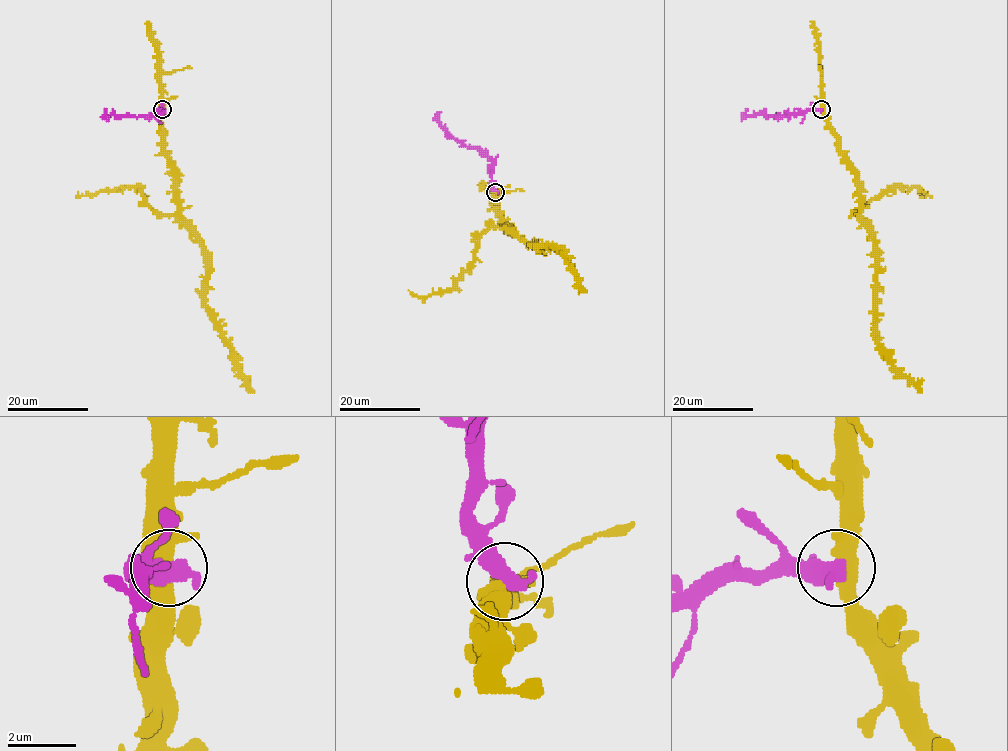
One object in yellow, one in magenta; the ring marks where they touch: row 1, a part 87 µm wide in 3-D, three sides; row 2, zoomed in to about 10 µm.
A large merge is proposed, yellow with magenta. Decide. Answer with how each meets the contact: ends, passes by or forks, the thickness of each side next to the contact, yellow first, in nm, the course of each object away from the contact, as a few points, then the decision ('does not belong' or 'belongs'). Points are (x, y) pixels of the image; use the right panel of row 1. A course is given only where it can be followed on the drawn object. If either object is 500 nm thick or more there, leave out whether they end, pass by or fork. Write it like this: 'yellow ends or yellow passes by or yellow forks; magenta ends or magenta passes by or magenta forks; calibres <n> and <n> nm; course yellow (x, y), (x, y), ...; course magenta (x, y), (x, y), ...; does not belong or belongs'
calibres 460 and 600 nm; course yellow (821, 109), (837, 137), (837, 150), (855, 175), (860, 221), (875, 244), (876, 340), (919, 393); course magenta (821, 109), (782, 116), (745, 116), (742, 120); does not belong

